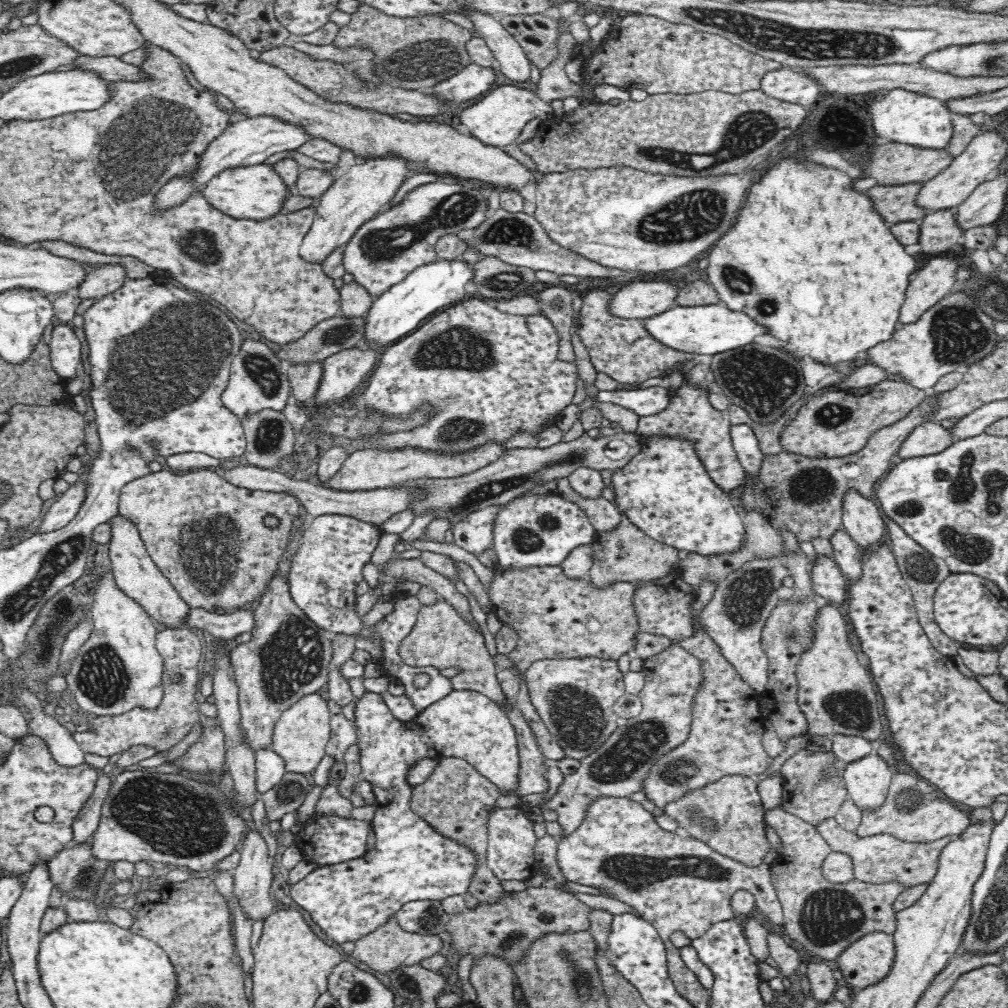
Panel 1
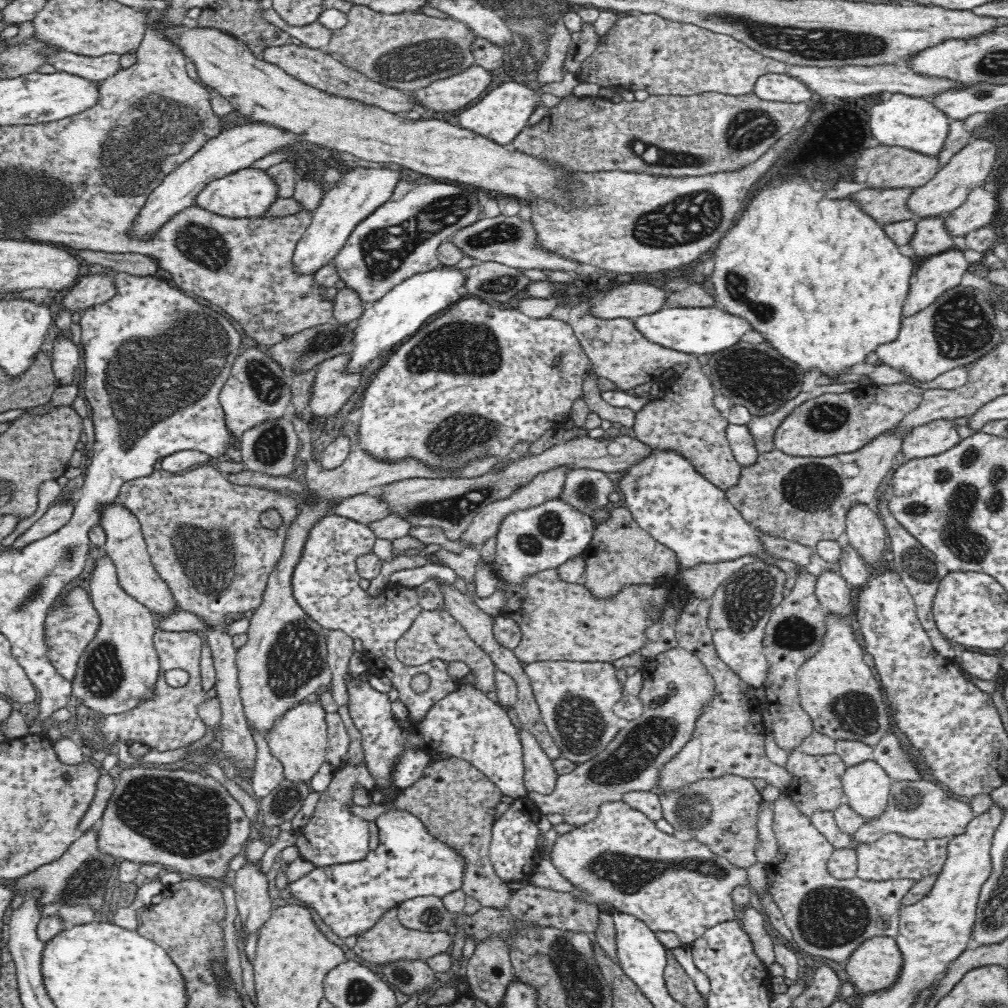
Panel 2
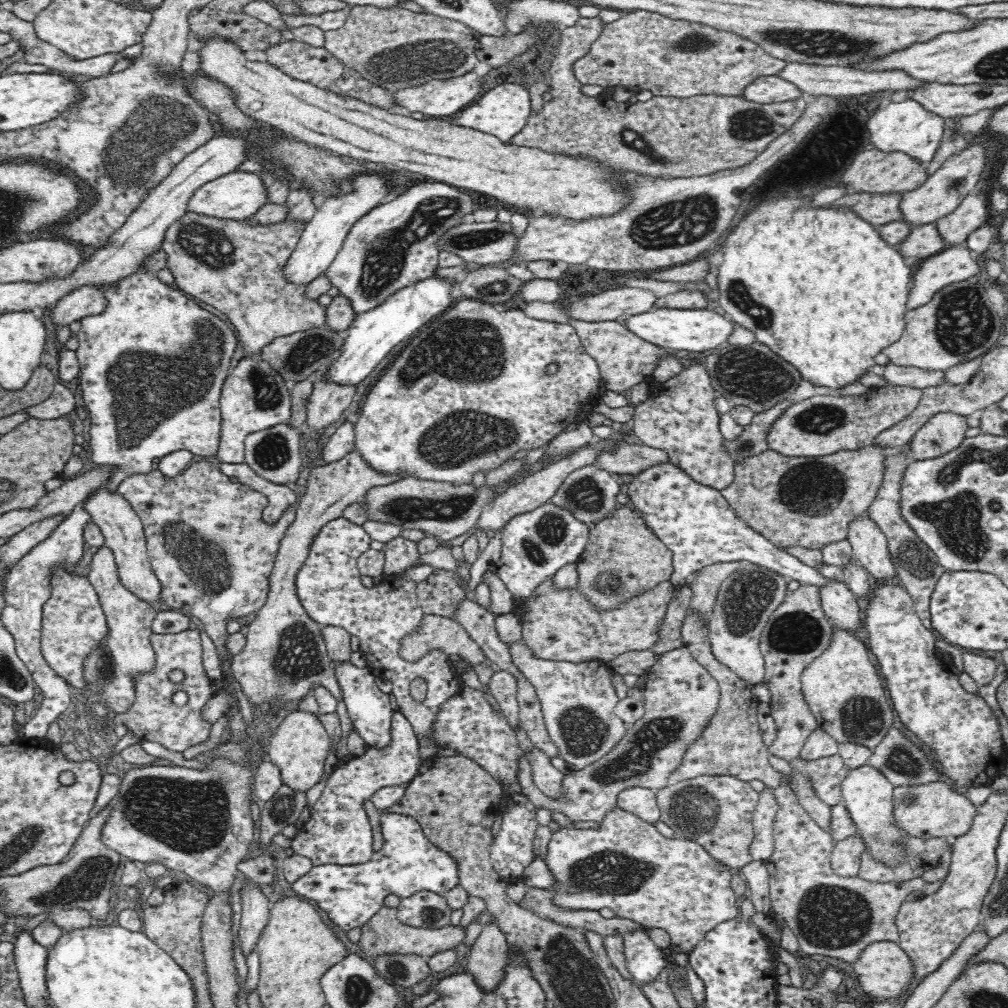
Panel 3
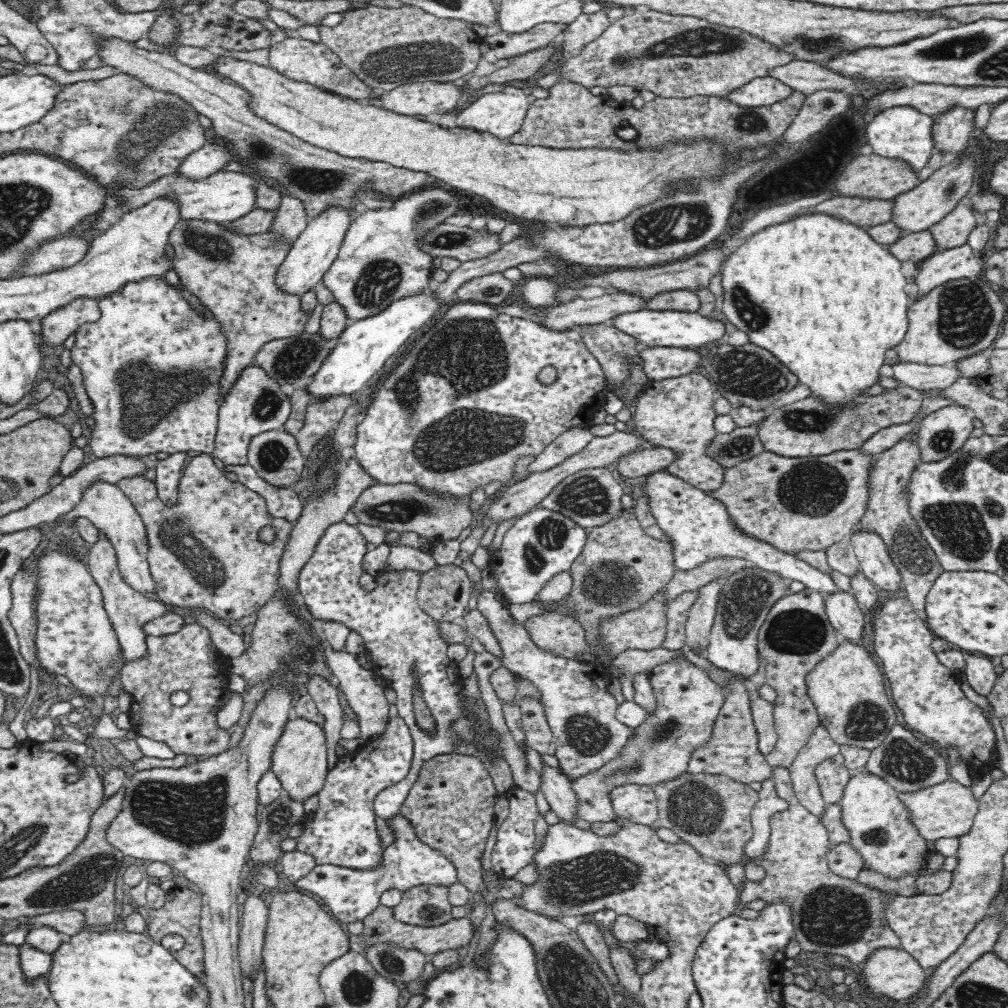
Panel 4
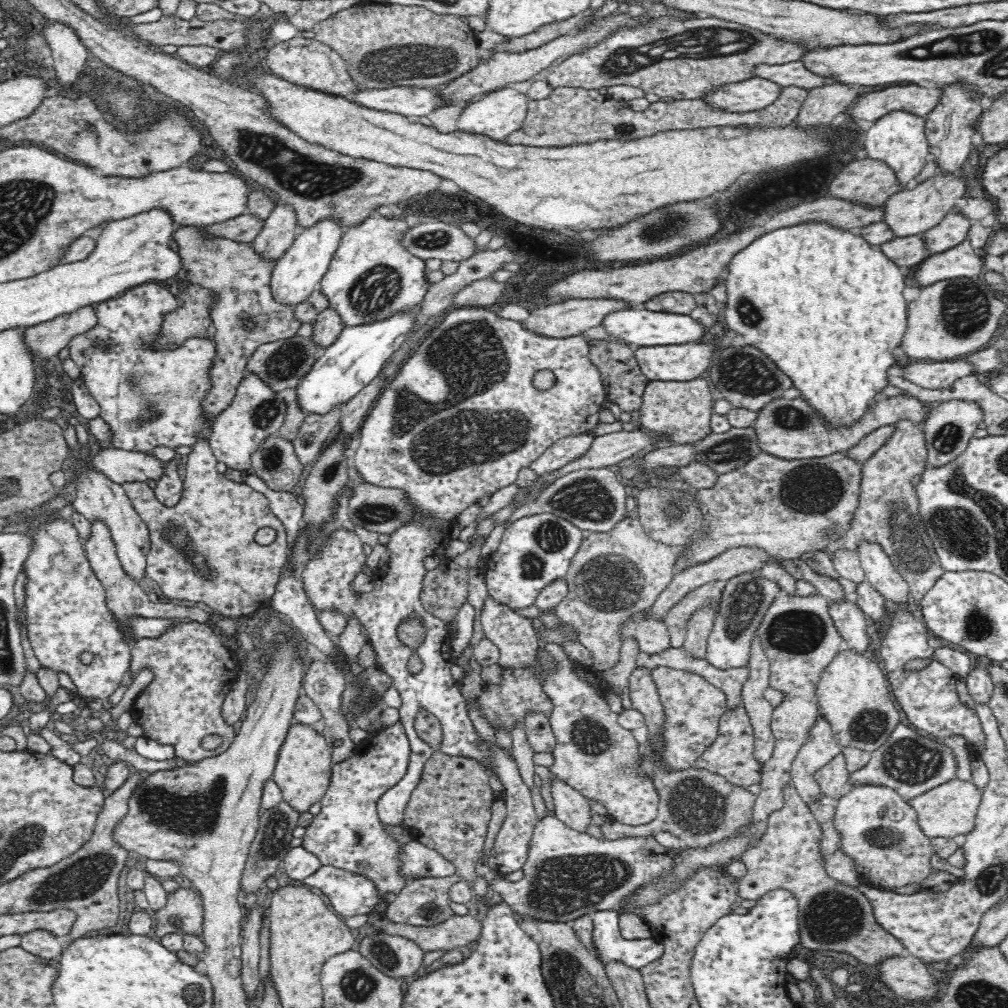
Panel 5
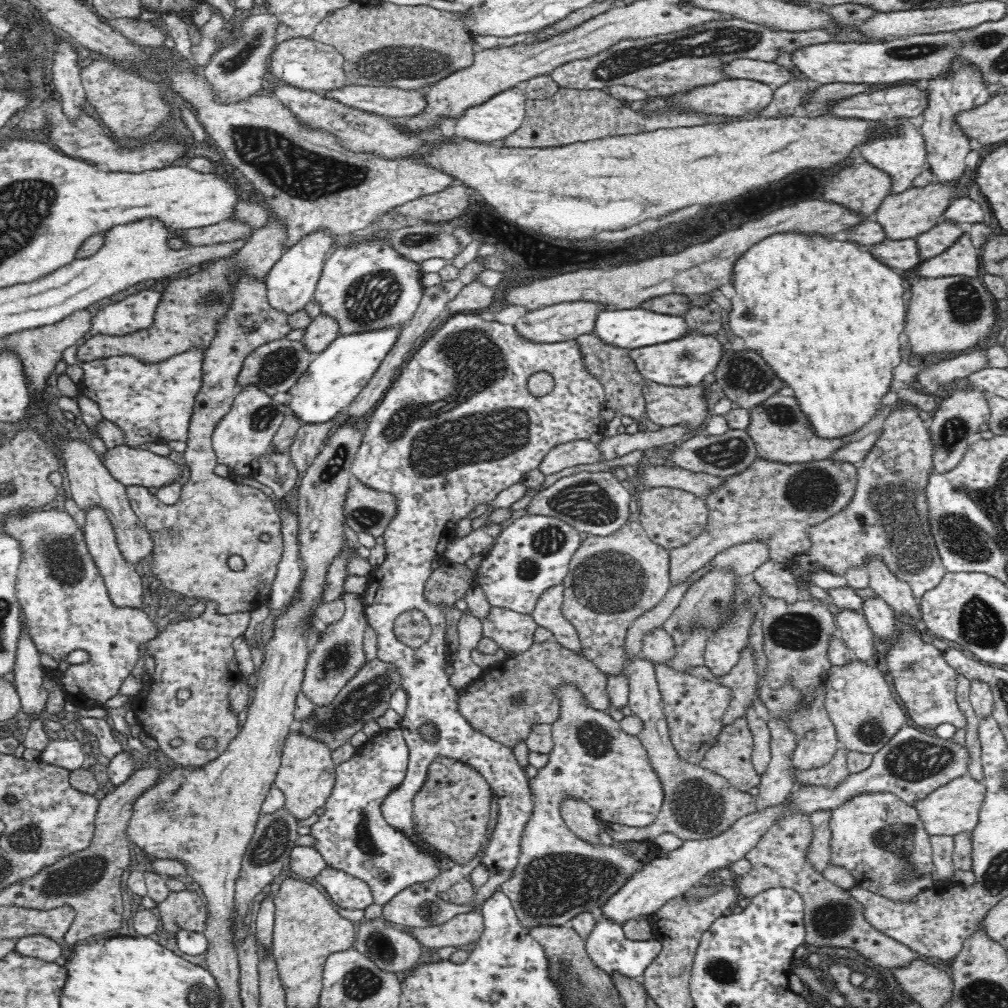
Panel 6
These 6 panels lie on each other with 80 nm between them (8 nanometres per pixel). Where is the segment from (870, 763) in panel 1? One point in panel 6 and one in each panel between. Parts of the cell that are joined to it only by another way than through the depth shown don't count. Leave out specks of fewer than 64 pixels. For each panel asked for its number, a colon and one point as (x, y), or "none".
2: (867, 785)
3: (868, 795)
4: (880, 830)
5: (879, 829)
6: (878, 837)

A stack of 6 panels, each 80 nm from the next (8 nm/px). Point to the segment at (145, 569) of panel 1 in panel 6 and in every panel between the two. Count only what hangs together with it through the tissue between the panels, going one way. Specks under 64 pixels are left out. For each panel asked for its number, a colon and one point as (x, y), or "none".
2: (126, 546)
3: (122, 528)
4: (104, 504)
5: (97, 498)
6: (92, 485)

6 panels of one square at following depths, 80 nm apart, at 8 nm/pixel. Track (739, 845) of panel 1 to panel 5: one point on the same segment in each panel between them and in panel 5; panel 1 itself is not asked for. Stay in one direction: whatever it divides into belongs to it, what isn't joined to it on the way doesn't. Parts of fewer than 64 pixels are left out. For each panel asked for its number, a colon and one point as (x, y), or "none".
2: (722, 813)
3: (717, 812)
4: (713, 813)
5: (702, 808)

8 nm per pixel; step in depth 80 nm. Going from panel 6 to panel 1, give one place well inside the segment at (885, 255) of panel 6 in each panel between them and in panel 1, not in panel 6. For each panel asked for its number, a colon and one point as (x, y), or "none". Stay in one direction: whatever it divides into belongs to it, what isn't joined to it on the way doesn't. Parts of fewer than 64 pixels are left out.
1: (939, 230)
2: (932, 237)
3: (924, 241)
4: (918, 246)
5: (909, 251)

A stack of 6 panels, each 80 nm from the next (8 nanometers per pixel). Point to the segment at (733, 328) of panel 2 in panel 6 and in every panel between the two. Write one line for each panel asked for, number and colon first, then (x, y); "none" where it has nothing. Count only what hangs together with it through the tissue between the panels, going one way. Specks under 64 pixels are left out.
3: (696, 330)
4: (656, 328)
5: (637, 327)
6: (633, 328)

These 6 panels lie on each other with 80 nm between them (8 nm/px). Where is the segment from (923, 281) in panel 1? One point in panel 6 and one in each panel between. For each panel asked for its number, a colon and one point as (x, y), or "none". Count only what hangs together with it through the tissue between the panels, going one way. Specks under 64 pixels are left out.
2: (941, 272)
3: (952, 265)
4: (960, 262)
5: (963, 261)
6: (962, 258)

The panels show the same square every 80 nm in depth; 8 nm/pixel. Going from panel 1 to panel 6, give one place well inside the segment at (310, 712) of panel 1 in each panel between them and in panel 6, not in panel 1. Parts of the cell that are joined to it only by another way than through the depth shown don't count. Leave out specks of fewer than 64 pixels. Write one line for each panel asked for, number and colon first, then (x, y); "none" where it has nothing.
2: (299, 739)
3: (299, 746)
4: (299, 759)
5: (302, 771)
6: (306, 775)

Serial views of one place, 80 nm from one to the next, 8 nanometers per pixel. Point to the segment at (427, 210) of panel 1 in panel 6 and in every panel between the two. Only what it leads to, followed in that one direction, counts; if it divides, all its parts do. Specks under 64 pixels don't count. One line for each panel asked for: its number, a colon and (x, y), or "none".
2: (401, 238)
3: (395, 244)
4: (380, 260)
5: (372, 275)
6: (365, 285)

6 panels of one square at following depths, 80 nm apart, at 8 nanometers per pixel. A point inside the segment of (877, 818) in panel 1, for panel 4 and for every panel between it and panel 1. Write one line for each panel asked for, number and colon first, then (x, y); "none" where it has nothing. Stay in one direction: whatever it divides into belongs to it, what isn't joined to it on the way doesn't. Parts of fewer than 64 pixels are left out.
2: (916, 809)
3: (937, 809)
4: (946, 810)

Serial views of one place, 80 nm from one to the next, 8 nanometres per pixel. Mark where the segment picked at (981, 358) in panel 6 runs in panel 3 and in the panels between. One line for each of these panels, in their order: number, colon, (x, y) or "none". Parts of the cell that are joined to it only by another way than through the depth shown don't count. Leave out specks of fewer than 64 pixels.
3: (893, 374)
4: (917, 376)
5: (932, 376)

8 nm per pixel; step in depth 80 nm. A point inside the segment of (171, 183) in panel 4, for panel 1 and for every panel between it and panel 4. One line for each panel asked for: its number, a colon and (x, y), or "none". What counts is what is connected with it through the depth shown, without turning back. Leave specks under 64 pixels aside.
1: (258, 193)
2: (248, 193)
3: (237, 196)

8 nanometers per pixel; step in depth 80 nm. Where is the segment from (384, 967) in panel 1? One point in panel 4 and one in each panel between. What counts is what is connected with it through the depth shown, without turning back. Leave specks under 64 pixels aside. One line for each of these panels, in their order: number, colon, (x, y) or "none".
2: (388, 940)
3: (383, 934)
4: (379, 927)

